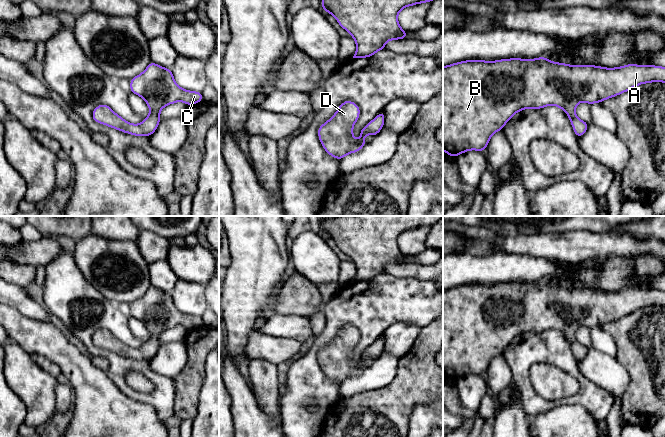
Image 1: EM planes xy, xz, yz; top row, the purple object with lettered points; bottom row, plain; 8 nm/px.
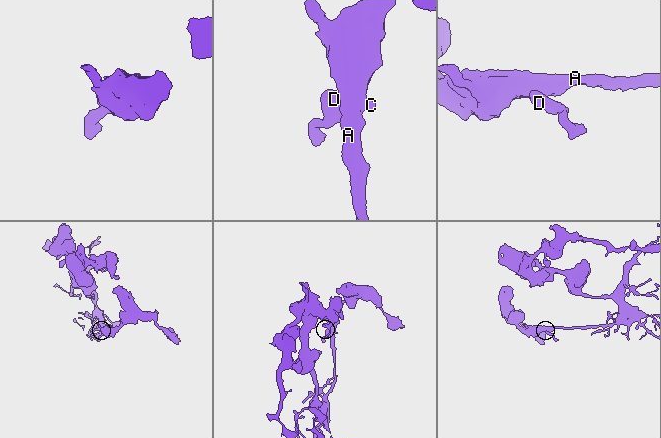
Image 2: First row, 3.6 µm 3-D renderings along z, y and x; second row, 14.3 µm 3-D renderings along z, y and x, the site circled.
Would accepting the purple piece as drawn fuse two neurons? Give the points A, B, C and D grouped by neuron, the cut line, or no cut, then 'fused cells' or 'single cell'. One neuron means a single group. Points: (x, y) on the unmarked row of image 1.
A B C D; no cut; single cell

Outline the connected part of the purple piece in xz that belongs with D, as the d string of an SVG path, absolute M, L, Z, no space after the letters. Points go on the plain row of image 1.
M349 324L344 325L331 343L318 352L319 364L325 375L332 381L341 384L344 380L360 375L366 359L376 360L384 350L384 335L381 335L360 355L360 363L353 362L353 349L360 339L359 330Z

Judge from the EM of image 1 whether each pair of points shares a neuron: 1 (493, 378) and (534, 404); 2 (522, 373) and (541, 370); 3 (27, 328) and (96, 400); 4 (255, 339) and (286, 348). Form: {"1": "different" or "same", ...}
{"1": "different", "2": "different", "3": "same", "4": "same"}

